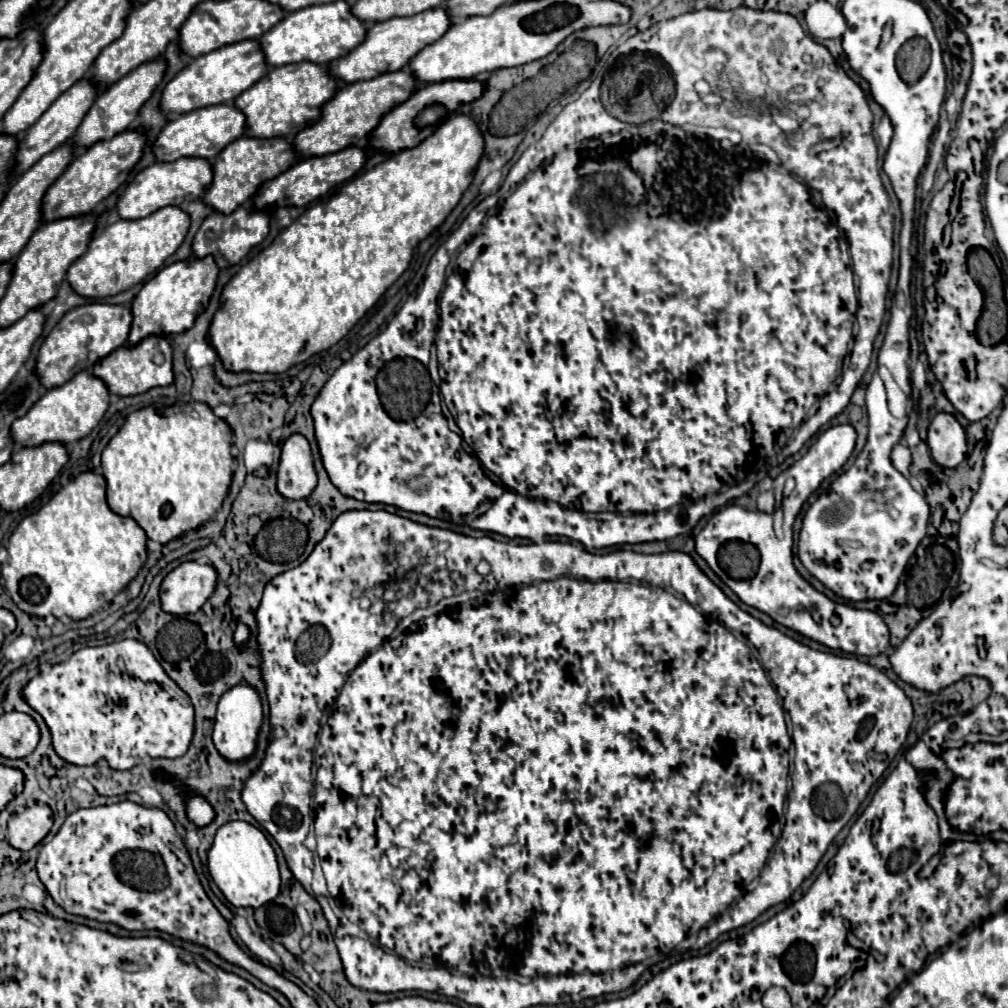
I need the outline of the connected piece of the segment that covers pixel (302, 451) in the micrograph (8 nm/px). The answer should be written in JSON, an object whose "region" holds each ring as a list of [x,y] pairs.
{"region":[[[290,435],[282,447],[278,493],[286,499],[306,499],[316,487],[316,471],[306,437]]]}

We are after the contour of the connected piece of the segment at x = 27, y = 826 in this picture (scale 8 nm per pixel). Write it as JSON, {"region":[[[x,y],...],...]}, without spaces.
{"region":[[[32,805],[8,821],[8,843],[14,849],[30,851],[52,829],[52,809],[48,805]]]}

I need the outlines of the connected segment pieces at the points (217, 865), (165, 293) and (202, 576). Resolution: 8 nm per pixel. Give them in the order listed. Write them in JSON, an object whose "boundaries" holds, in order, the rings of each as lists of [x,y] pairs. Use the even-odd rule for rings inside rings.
{"boundaries":[[[[232,821],[216,831],[214,845],[208,853],[208,871],[224,893],[224,897],[234,907],[252,907],[258,909],[264,903],[270,903],[280,893],[280,873],[278,861],[272,845],[260,829],[250,823]]],[[[212,255],[204,259],[186,259],[162,267],[150,281],[144,283],[140,293],[132,303],[132,331],[130,345],[136,345],[148,335],[176,335],[190,329],[196,317],[208,307],[212,291],[218,281],[218,265]]],[[[182,563],[170,571],[160,585],[162,611],[170,615],[196,613],[212,595],[216,585],[216,571],[210,565]]]]}

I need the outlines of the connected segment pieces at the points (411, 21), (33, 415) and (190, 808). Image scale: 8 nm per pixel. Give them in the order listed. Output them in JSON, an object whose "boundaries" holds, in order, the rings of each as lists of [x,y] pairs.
{"boundaries":[[[[434,7],[434,9],[422,11],[422,13],[412,15],[412,17],[394,17],[388,21],[376,23],[368,29],[366,41],[362,45],[358,45],[346,57],[340,57],[338,61],[330,63],[330,73],[338,81],[354,83],[354,81],[362,81],[362,79],[372,79],[372,77],[382,75],[382,73],[406,69],[410,65],[410,61],[426,45],[440,39],[448,31],[450,25],[452,23],[448,23],[448,15],[444,15],[444,7]]],[[[82,371],[74,375],[68,383],[48,389],[32,409],[12,423],[12,437],[16,443],[24,447],[36,447],[44,441],[60,441],[72,443],[76,439],[86,437],[104,417],[110,405],[110,391],[100,377],[90,371]]],[[[190,797],[186,803],[186,813],[196,827],[204,827],[214,819],[214,811],[204,797]]]]}

